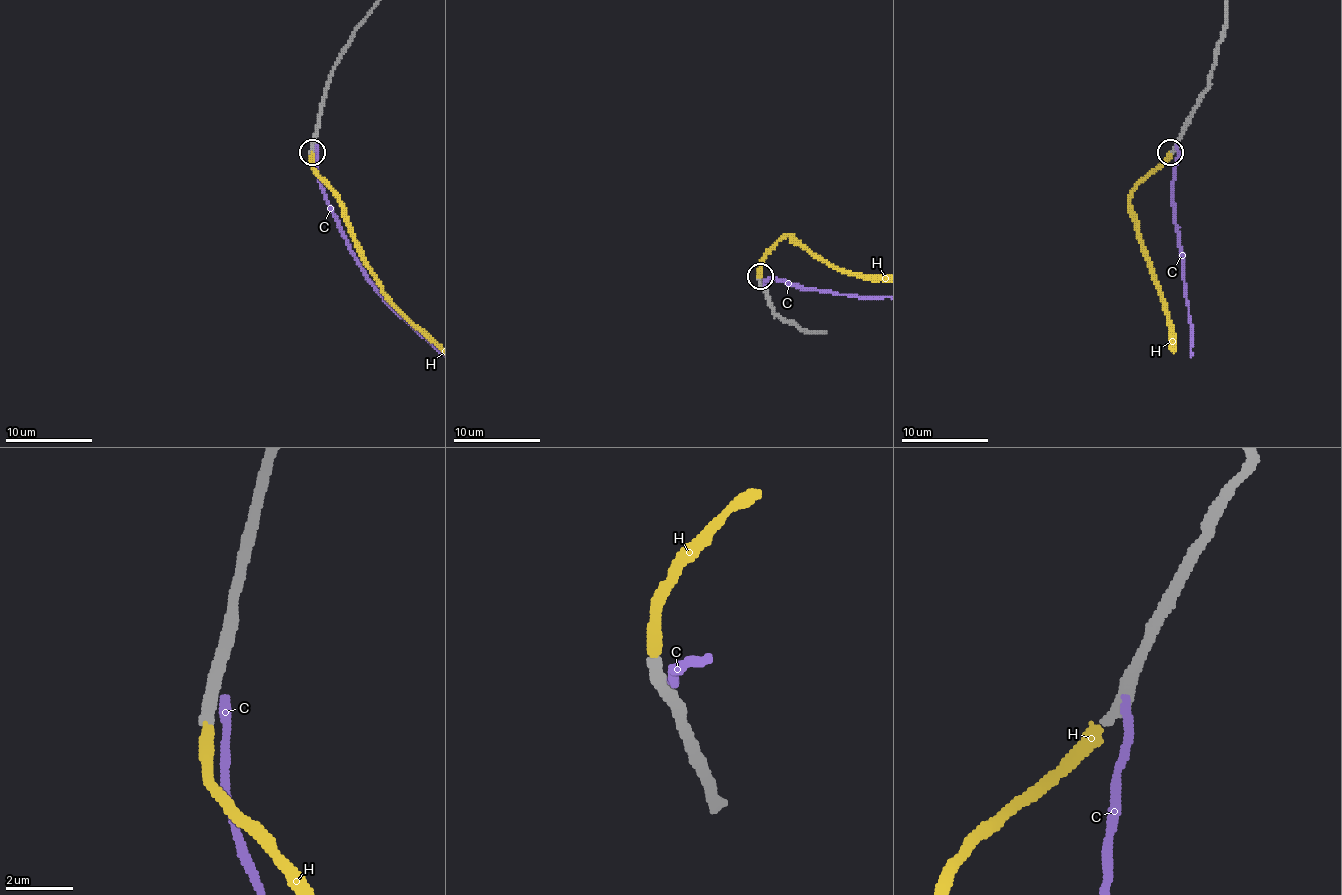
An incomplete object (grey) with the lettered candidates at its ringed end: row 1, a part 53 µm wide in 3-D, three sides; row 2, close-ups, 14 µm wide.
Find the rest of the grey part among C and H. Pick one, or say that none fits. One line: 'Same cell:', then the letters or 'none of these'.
Same cell: H

